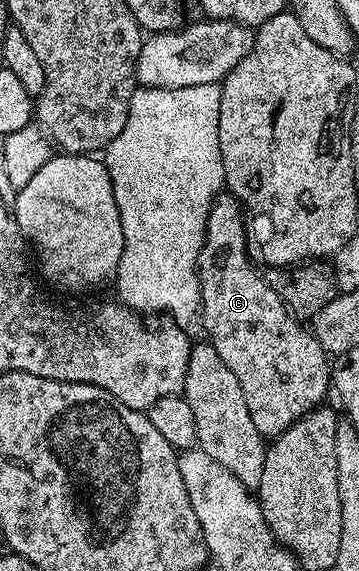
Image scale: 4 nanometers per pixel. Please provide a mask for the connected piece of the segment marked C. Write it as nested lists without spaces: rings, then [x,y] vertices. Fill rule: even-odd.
[[[221,192],[212,202],[202,252],[196,261],[200,304],[207,341],[222,356],[226,368],[238,376],[254,428],[265,440],[271,440],[327,399],[332,372],[330,356],[311,329],[300,327],[303,325],[280,299],[275,285],[252,267],[243,213],[240,199],[233,194]]]

